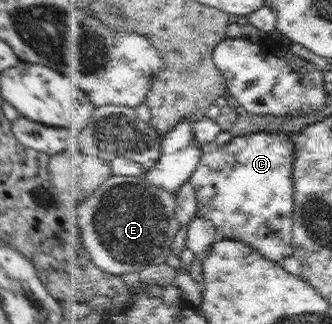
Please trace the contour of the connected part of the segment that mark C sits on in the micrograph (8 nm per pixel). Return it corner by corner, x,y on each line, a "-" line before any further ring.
239,114
230,130
232,140
224,145
215,142
204,145
204,156
191,181
196,187
200,205
199,216
209,218
221,231
221,237
244,241
258,249
267,259
283,261
295,256
294,227
296,212
295,153
297,146
294,135
253,131
251,135
233,135
237,123
243,115

